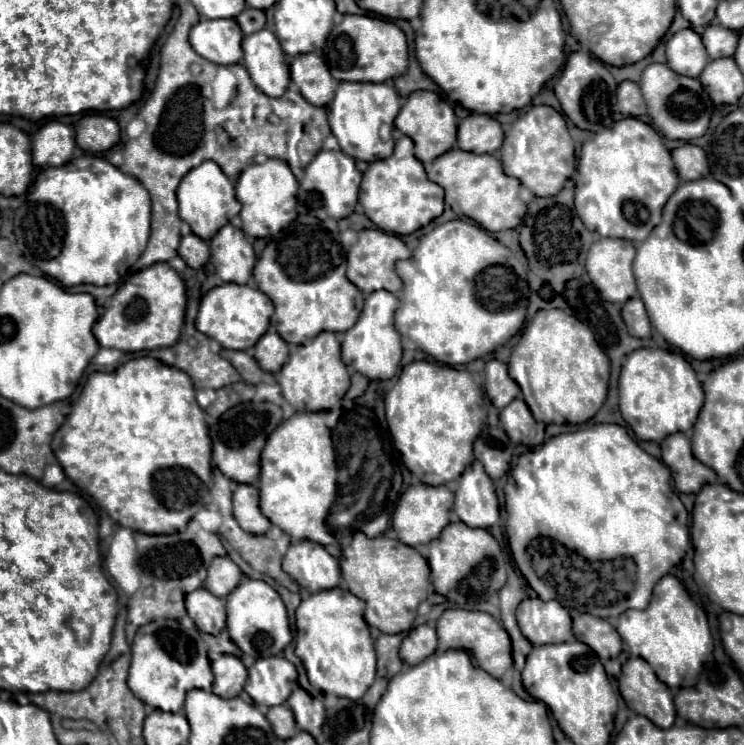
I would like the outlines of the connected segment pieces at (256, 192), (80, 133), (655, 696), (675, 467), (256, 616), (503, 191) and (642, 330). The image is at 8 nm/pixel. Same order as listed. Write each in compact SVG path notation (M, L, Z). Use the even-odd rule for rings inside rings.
M269 158L263 164L249 164L237 184L237 200L241 202L241 222L243 222L243 232L251 238L267 238L279 234L289 222L297 218L297 190L299 184L289 170L285 160Z
M103 114L83 116L75 126L75 134L77 134L77 146L91 154L99 154L113 148L121 138L119 124Z
M629 658L623 664L623 672L619 676L619 690L633 712L647 716L659 728L673 726L673 696L643 658Z
M681 432L671 434L661 442L661 458L671 470L679 492L693 494L699 492L701 486L717 482L717 474L691 454L691 442Z
M243 578L237 590L227 596L227 632L245 654L255 658L277 656L293 640L287 608L277 590L263 580L251 578Z
M453 148L441 158L435 158L427 168L427 176L445 188L445 202L453 208L457 216L467 216L475 220L481 228L489 232L517 228L527 212L525 202L519 198L521 182L503 172L501 162L491 154L473 154L461 148Z
M633 296L629 302L625 302L621 316L623 316L631 336L635 336L635 338L649 338L651 336L651 324L649 324L645 306L639 296Z

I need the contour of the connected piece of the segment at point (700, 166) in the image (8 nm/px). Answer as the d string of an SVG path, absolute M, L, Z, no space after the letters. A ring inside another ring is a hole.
M683 144L679 148L675 148L671 152L675 168L679 172L679 178L683 182L687 180L697 180L709 174L709 164L707 164L707 156L705 150L693 144Z

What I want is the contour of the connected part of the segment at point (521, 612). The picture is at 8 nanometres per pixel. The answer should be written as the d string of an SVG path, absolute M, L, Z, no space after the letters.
M525 598L517 608L517 622L533 646L575 640L571 616L557 600L543 602L541 598Z

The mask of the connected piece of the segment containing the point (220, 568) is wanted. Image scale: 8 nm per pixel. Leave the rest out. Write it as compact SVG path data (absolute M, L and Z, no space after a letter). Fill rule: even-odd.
M219 556L219 558L213 558L213 562L207 568L205 588L215 596L227 596L239 584L241 576L243 574L239 566L231 558Z

